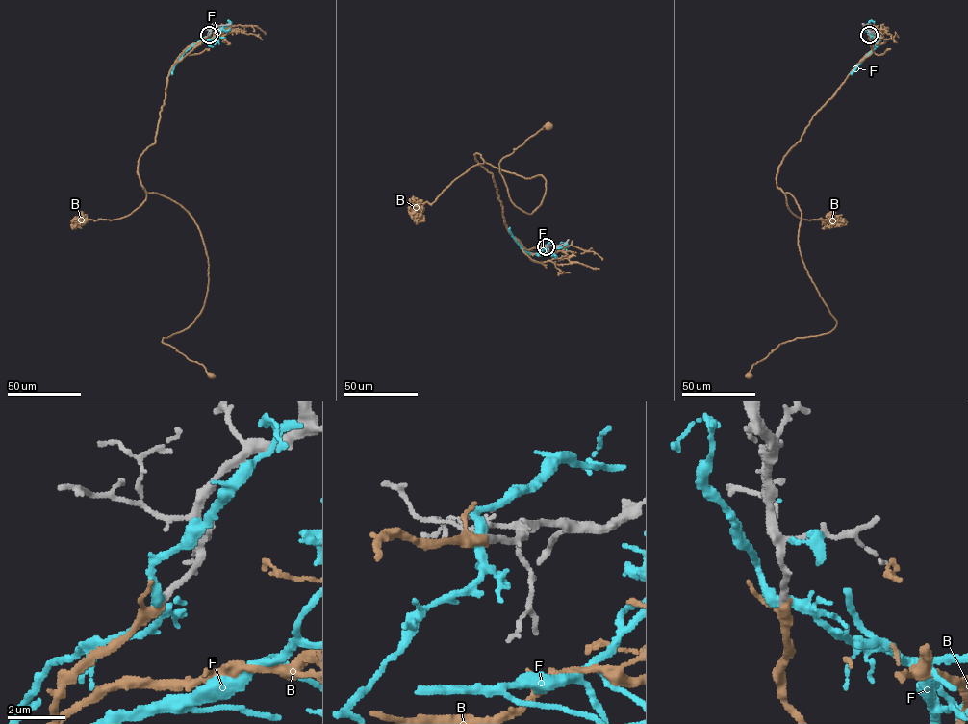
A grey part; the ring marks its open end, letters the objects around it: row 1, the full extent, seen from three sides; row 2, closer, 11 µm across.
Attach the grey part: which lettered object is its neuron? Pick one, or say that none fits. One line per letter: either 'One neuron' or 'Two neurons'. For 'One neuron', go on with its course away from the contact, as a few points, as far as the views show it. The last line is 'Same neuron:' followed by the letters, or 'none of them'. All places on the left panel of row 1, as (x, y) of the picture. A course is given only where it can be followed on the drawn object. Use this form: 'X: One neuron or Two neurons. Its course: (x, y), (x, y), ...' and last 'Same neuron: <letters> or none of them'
B: One neuron. Its course: (209, 34), (169, 72), (138, 174), (201, 236), (204, 306), (162, 342), (210, 375)
F: Two neurons
Same neuron: B

